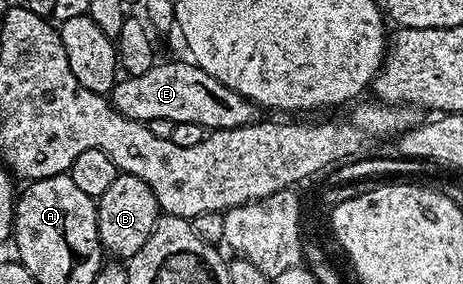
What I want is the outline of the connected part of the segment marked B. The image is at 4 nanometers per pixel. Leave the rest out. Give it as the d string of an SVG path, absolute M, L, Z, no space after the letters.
M117 172L114 183L98 199L96 207L98 215L98 235L105 254L116 259L130 259L150 239L156 226L156 220L161 217L162 210L154 191L138 175Z

